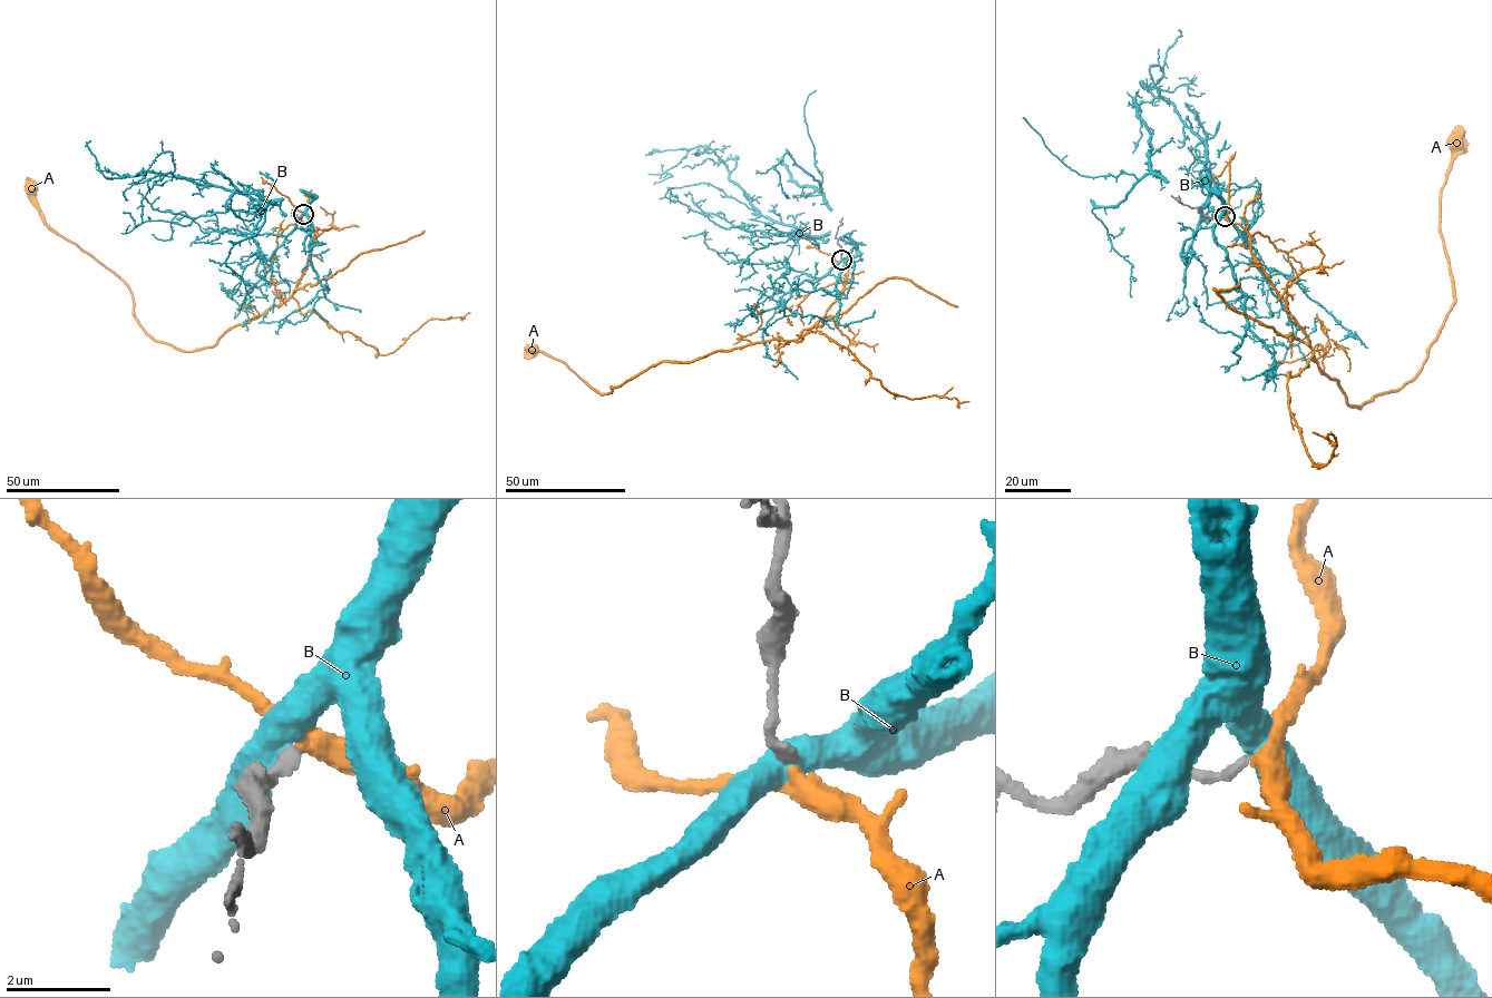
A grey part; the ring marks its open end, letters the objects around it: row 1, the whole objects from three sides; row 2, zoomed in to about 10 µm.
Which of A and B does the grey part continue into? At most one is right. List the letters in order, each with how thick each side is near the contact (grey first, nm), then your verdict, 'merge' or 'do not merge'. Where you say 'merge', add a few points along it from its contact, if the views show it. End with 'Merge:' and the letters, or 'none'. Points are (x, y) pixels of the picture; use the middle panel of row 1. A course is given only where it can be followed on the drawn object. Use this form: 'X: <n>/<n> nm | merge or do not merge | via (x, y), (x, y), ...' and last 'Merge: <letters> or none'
A: 190/360 nm | merge | via (841, 260), (847, 267), (844, 289), (823, 316), (796, 340), (662, 361), (601, 394), (564, 363), (532, 350)
B: 200/550 nm | do not merge
Merge: A

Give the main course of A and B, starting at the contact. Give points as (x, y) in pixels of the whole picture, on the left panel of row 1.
A: (303, 214), (314, 235), (295, 291), (212, 345), (181, 351), (148, 336), (123, 281), (50, 227), (31, 188)
B: (303, 214), (265, 281), (226, 291), (256, 257), (266, 203), (242, 184), (267, 203), (226, 260), (252, 296)

